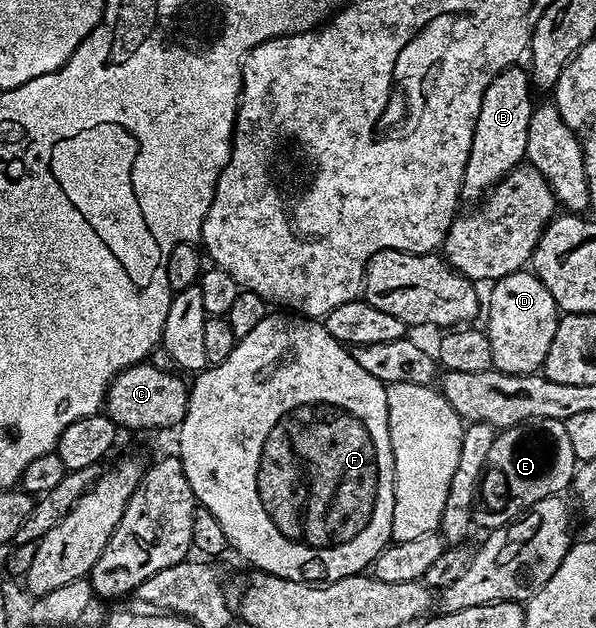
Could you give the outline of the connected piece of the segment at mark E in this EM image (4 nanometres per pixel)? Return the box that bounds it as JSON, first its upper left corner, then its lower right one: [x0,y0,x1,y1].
[474,417,575,531]

